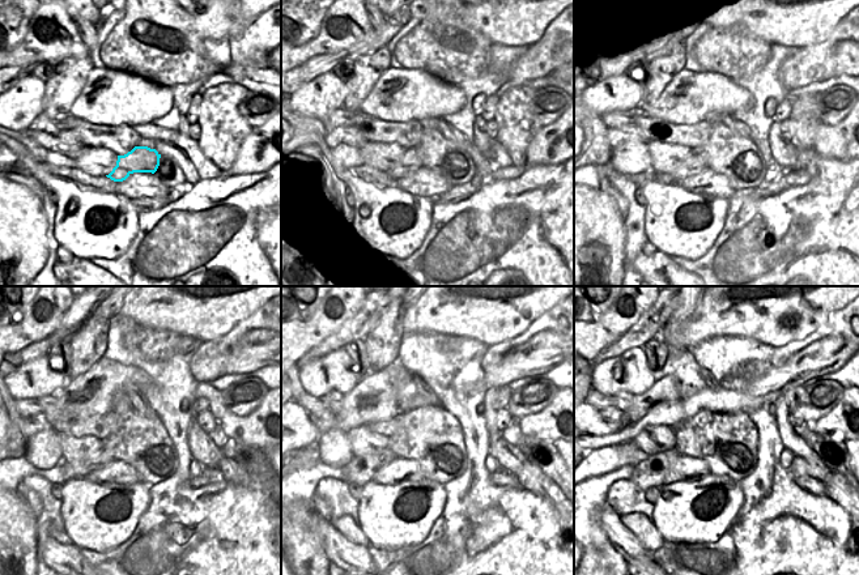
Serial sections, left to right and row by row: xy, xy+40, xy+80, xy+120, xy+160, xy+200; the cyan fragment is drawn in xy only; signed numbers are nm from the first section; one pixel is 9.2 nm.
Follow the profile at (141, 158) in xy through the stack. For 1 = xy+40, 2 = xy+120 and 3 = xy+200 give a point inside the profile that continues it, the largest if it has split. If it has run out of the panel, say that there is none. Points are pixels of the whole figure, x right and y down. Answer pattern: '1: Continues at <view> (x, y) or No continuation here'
1: Continues at xy+40 (411, 161)
2: Continues at xy+120 (69, 471)
3: Continues at xy+200 (651, 472).

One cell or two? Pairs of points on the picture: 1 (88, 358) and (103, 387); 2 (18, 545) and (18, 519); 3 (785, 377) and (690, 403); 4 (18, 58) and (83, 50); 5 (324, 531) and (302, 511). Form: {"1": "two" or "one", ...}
{"1": "two", "2": "one", "3": "one", "4": "one", "5": "two"}

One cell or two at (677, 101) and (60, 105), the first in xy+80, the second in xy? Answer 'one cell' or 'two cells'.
two cells

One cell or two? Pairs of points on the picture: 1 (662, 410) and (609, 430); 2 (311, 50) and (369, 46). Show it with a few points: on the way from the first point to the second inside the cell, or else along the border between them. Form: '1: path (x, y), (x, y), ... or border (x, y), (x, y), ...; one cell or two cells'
1: path (649, 412), (633, 427), (623, 431); one cell
2: border (369, 21), (371, 37), (347, 50); two cells

